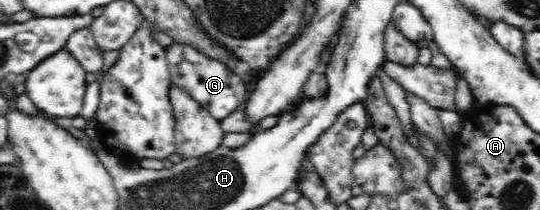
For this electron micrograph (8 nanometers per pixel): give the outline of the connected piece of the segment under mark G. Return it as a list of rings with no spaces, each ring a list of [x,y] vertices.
[[[177,42],[166,47],[166,57],[170,64],[170,78],[185,86],[190,95],[218,121],[227,118],[245,104],[243,78],[237,76],[221,60],[207,56],[191,45]]]

